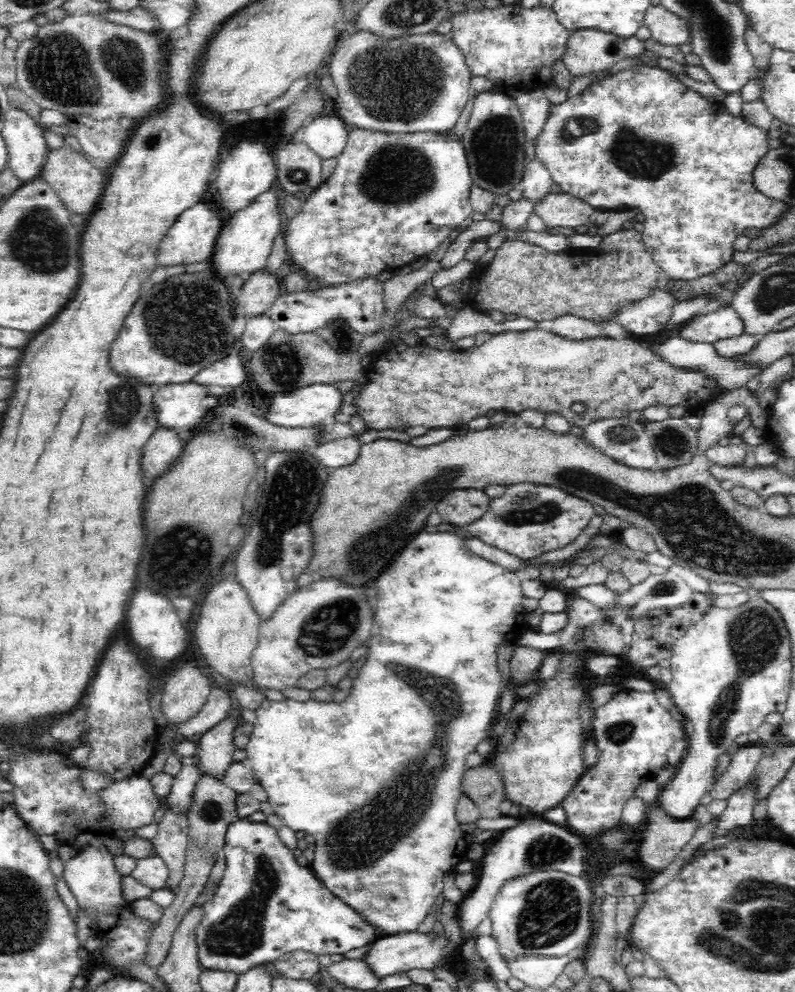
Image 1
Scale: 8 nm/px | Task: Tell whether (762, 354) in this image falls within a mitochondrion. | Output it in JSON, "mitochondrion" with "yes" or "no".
{"mitochondrion":"no"}

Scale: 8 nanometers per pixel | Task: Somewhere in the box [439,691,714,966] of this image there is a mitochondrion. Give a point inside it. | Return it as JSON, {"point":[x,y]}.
{"point":[551,910]}

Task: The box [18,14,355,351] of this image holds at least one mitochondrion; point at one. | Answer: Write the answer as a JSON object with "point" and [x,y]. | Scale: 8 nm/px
{"point":[58,68]}

